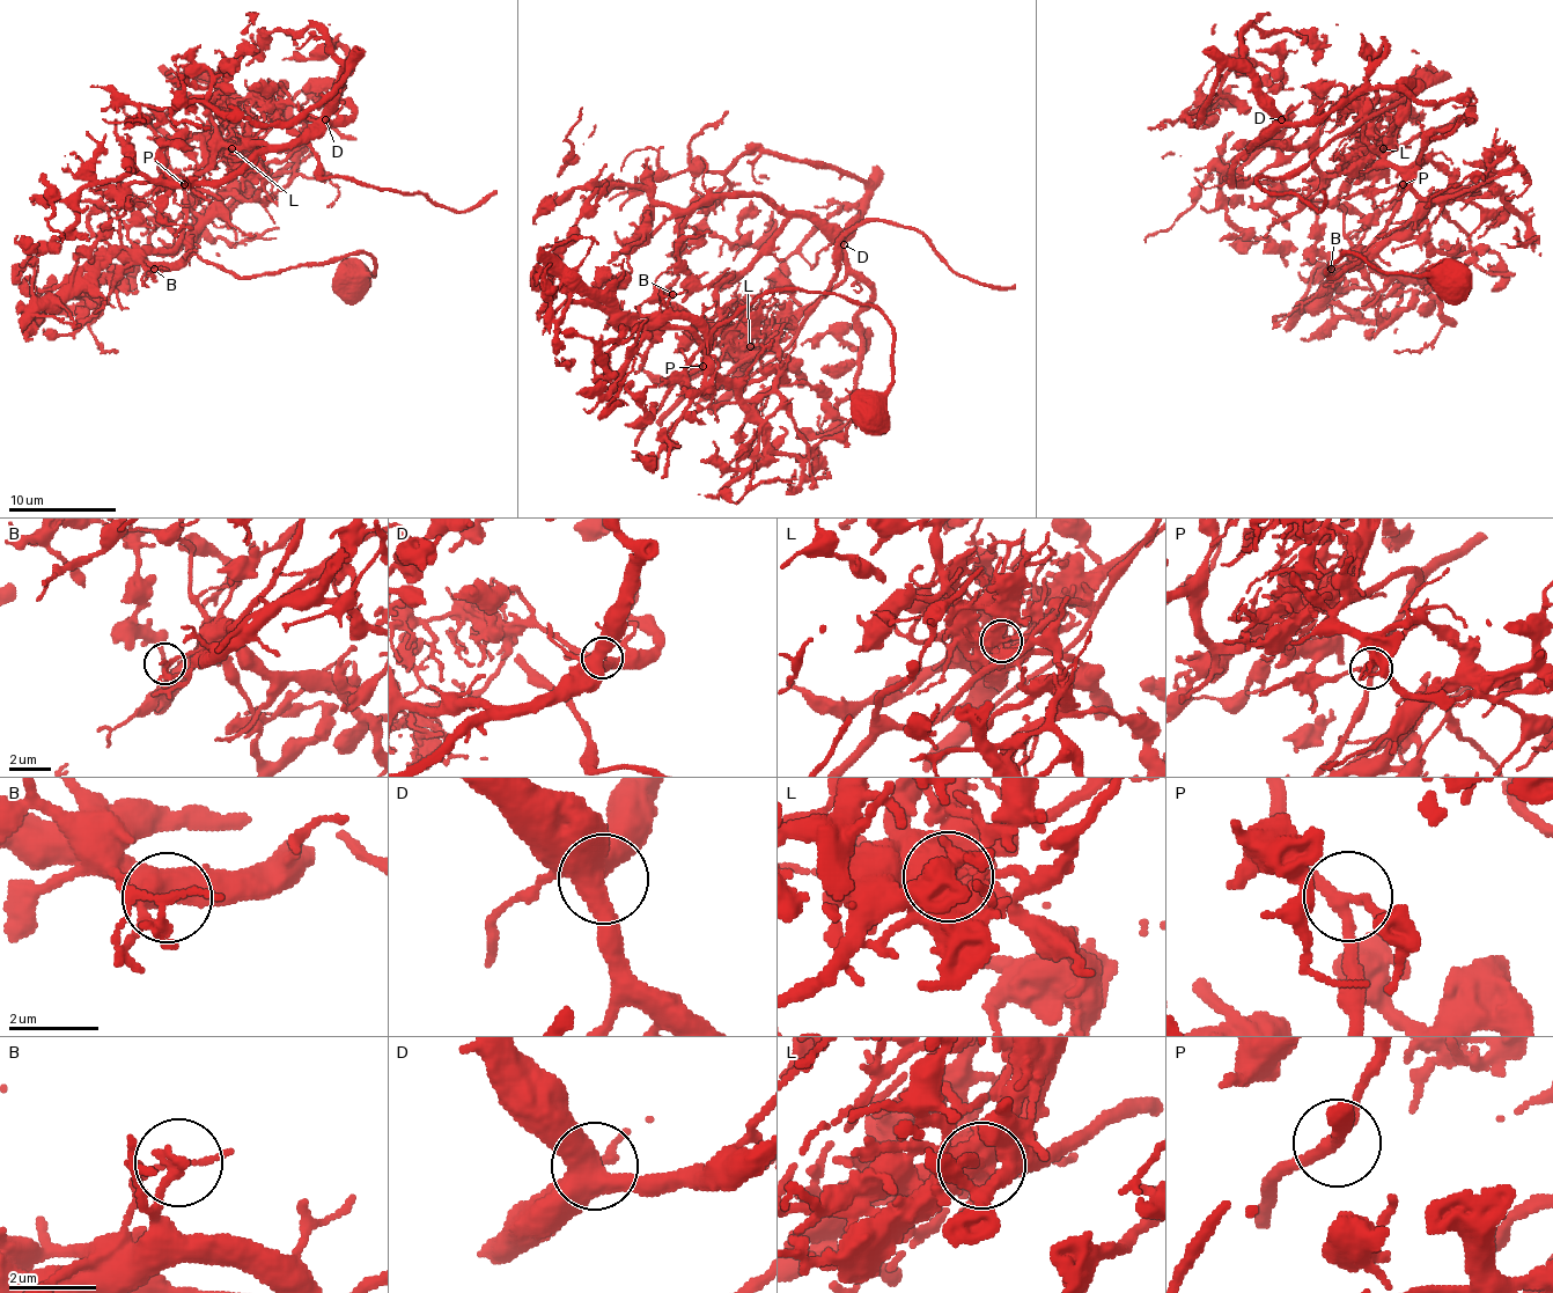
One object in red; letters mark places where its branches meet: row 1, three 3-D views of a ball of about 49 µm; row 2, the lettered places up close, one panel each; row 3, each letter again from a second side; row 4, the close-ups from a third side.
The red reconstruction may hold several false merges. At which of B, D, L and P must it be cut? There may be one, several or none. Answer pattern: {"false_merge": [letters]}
{"false_merge": ["B", "L"]}

